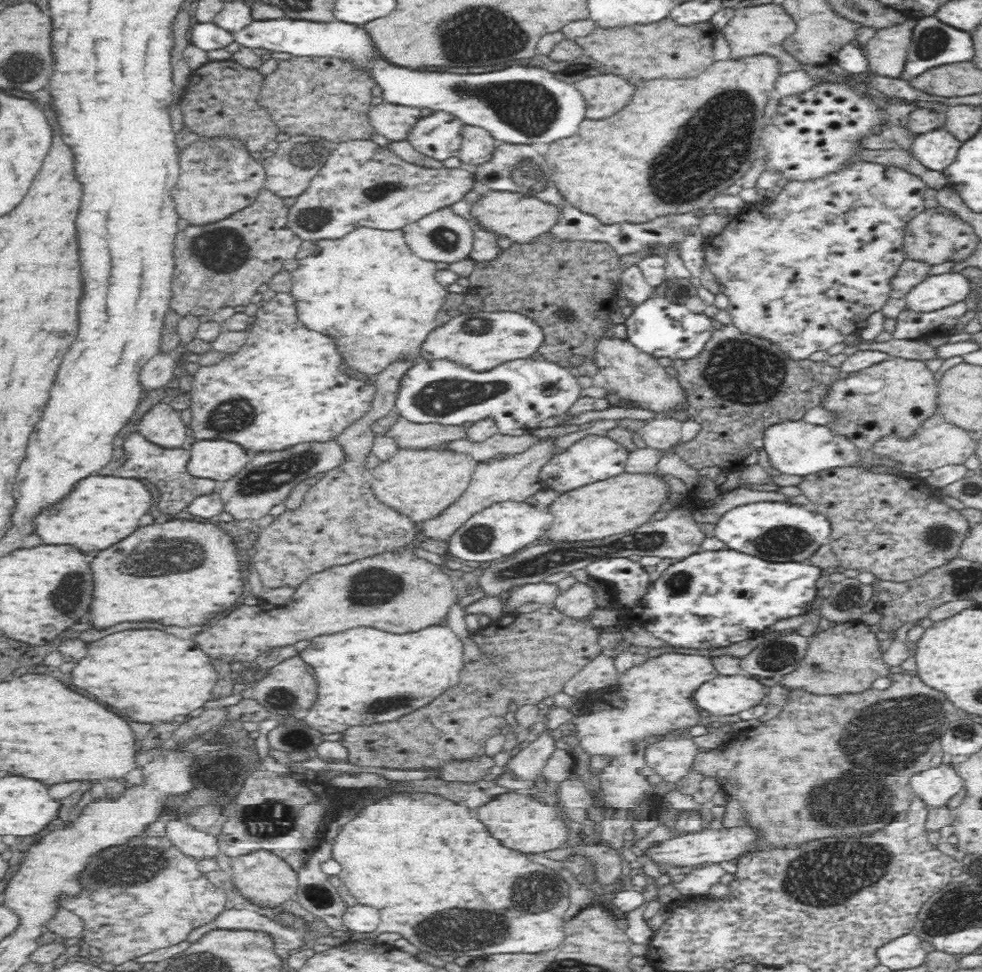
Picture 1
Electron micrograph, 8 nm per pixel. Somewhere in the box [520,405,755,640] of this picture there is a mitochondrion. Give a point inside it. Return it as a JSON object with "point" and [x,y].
{"point":[679,583]}

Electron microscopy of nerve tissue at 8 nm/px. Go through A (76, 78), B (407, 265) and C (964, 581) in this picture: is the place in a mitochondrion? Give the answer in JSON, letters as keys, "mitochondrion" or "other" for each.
{"A":"other","B":"other","C":"mitochondrion"}

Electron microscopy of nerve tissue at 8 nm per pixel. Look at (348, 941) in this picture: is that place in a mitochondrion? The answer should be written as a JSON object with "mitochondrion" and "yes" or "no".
{"mitochondrion":"no"}

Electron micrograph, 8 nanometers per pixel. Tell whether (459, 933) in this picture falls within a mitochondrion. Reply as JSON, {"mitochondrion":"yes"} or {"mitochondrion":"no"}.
{"mitochondrion":"yes"}

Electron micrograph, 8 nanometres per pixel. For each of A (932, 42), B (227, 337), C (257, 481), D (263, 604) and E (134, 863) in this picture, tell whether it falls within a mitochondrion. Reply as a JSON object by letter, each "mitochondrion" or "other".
{"A":"mitochondrion","B":"other","C":"mitochondrion","D":"other","E":"mitochondrion"}

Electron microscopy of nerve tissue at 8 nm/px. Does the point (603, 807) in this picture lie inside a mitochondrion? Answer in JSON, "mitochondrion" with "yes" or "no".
{"mitochondrion":"no"}

